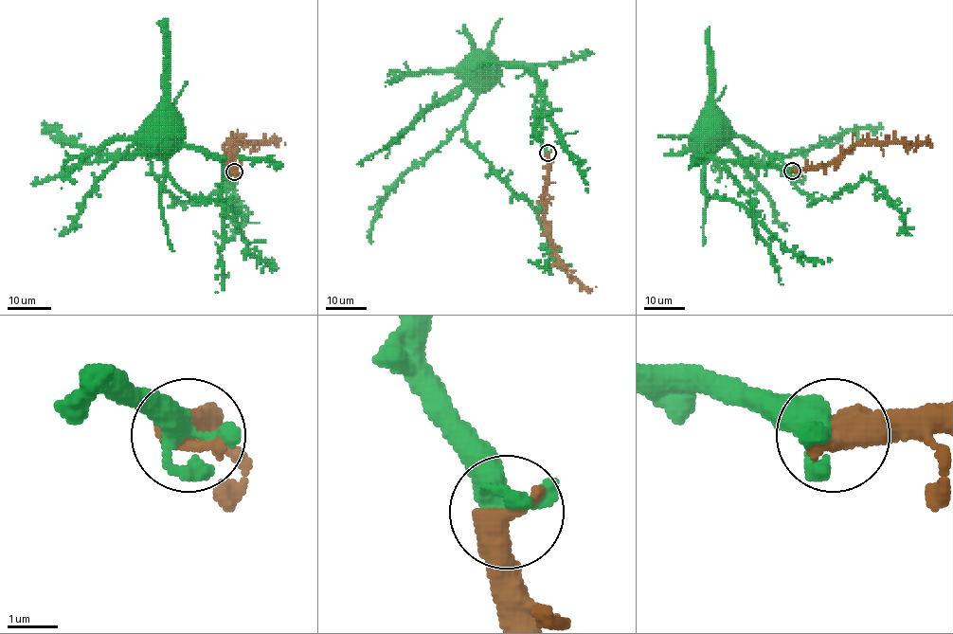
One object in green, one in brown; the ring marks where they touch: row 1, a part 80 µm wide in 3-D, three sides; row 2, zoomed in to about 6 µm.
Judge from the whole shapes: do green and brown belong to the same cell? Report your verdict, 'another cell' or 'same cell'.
same cell

